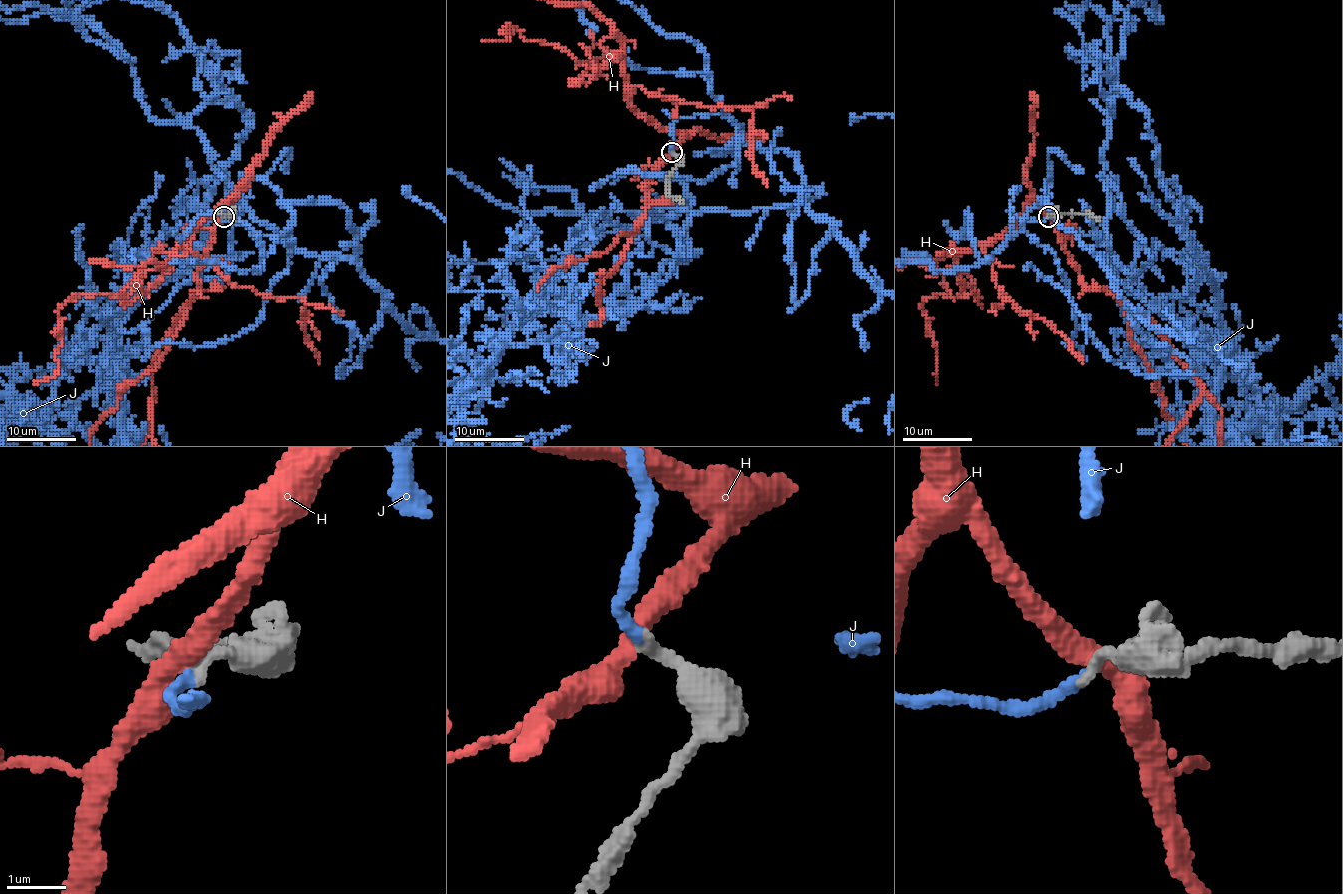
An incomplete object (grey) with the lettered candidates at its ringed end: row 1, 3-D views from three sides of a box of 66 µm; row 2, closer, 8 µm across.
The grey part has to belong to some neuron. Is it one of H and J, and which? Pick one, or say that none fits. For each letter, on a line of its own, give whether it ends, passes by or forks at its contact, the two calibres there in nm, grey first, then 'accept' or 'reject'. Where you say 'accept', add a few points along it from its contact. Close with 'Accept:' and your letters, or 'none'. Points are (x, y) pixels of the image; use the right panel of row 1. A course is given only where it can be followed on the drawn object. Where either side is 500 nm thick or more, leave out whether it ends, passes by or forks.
H: it passes by | 220/360 nm | reject
J: it ends | 220/180 nm | accept
Accept: J

